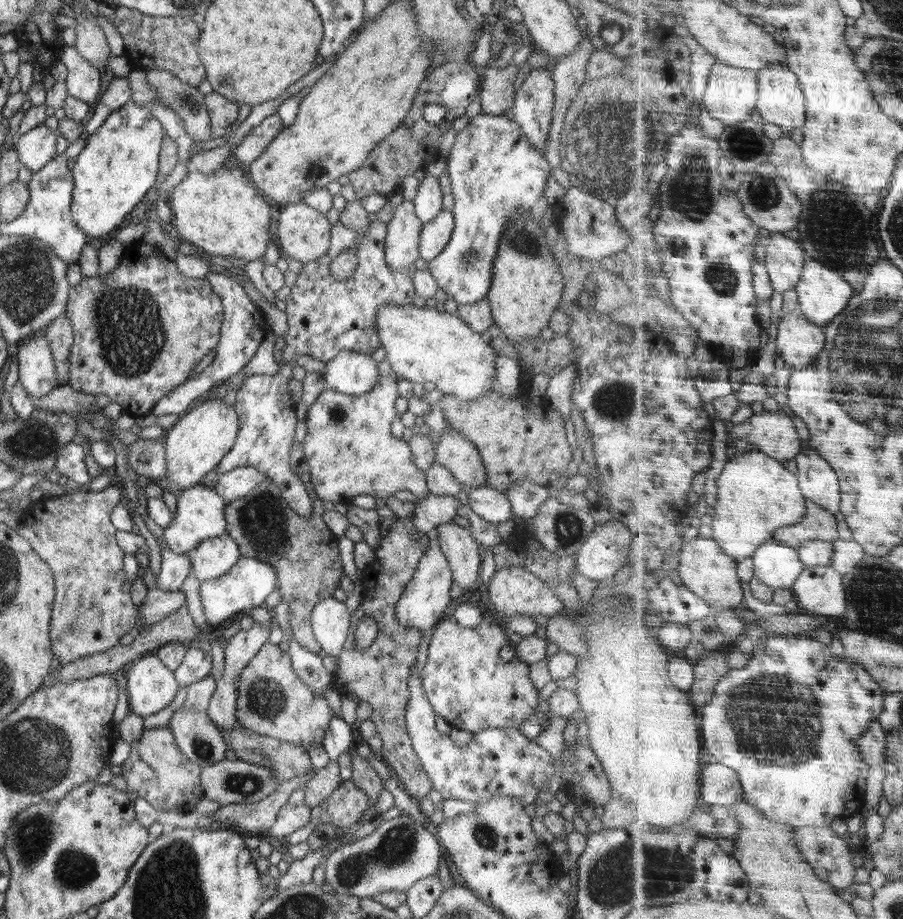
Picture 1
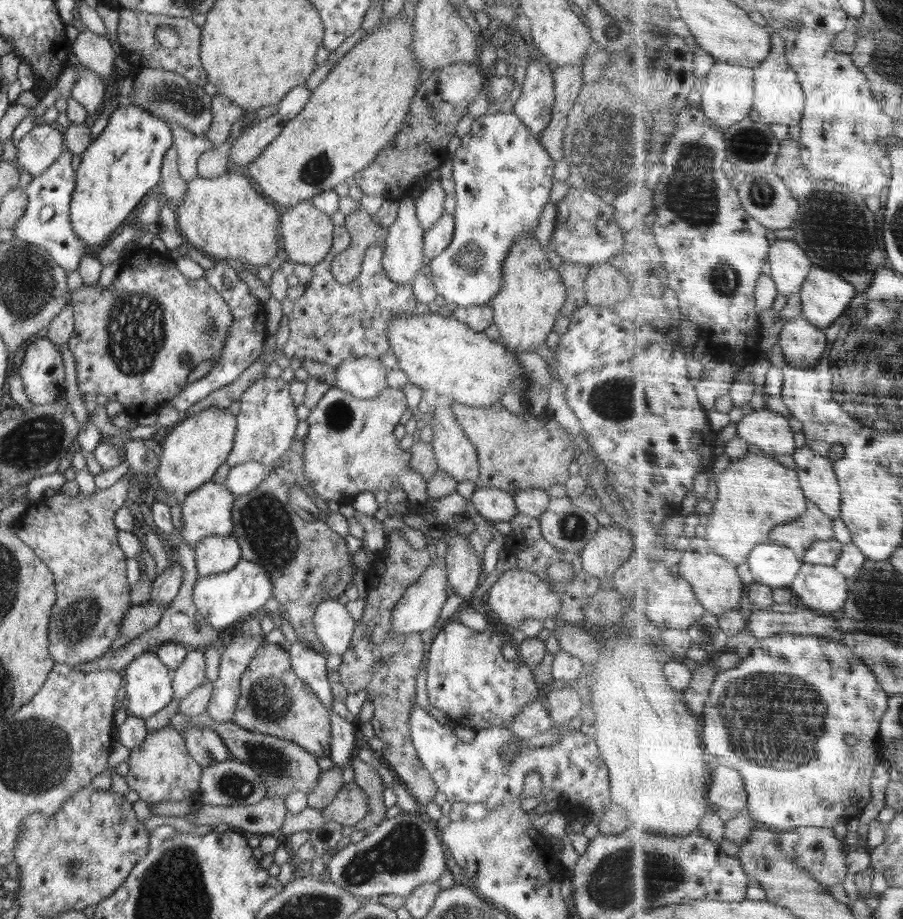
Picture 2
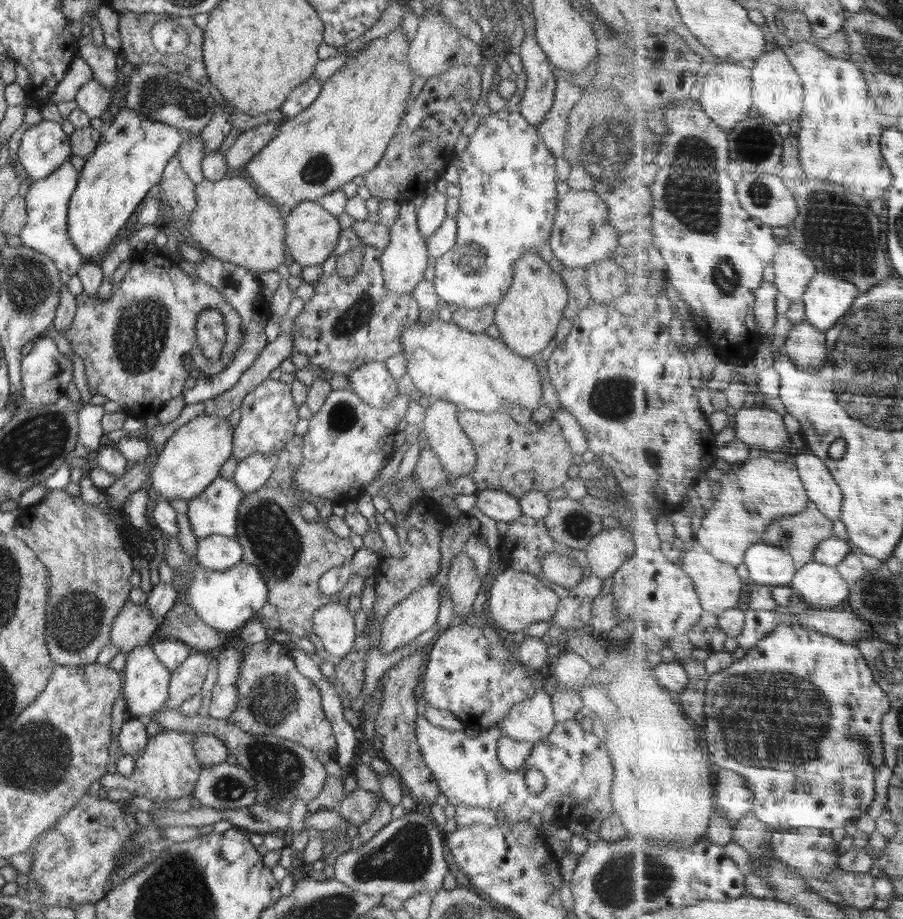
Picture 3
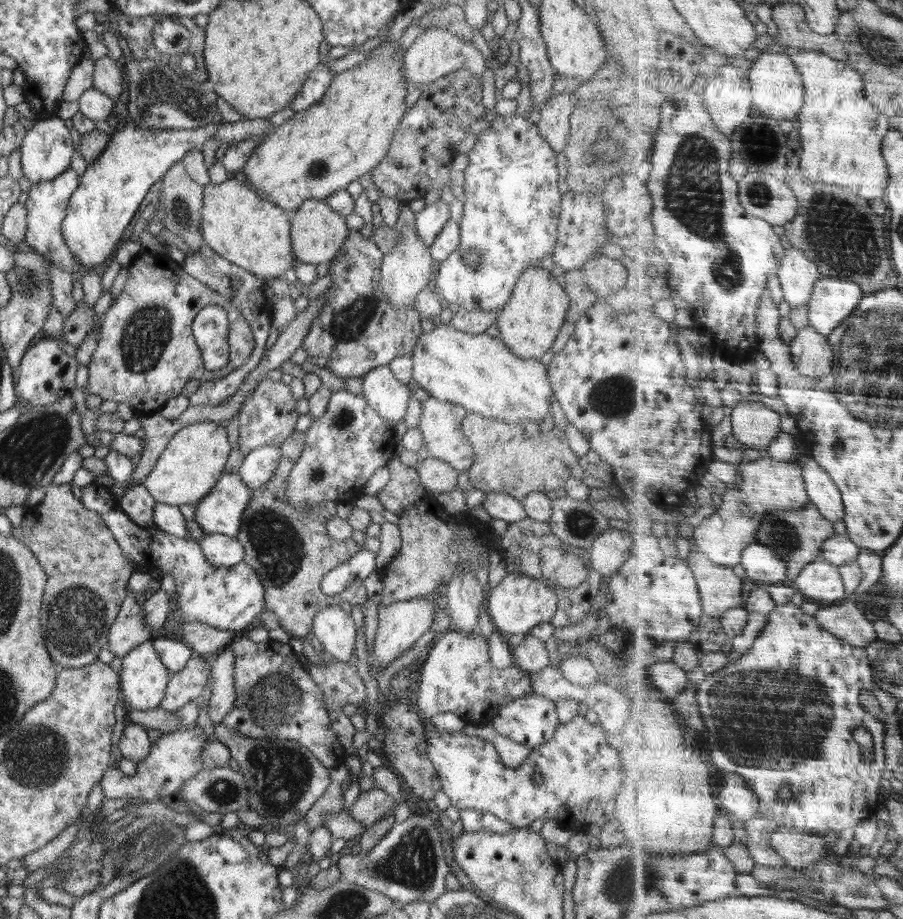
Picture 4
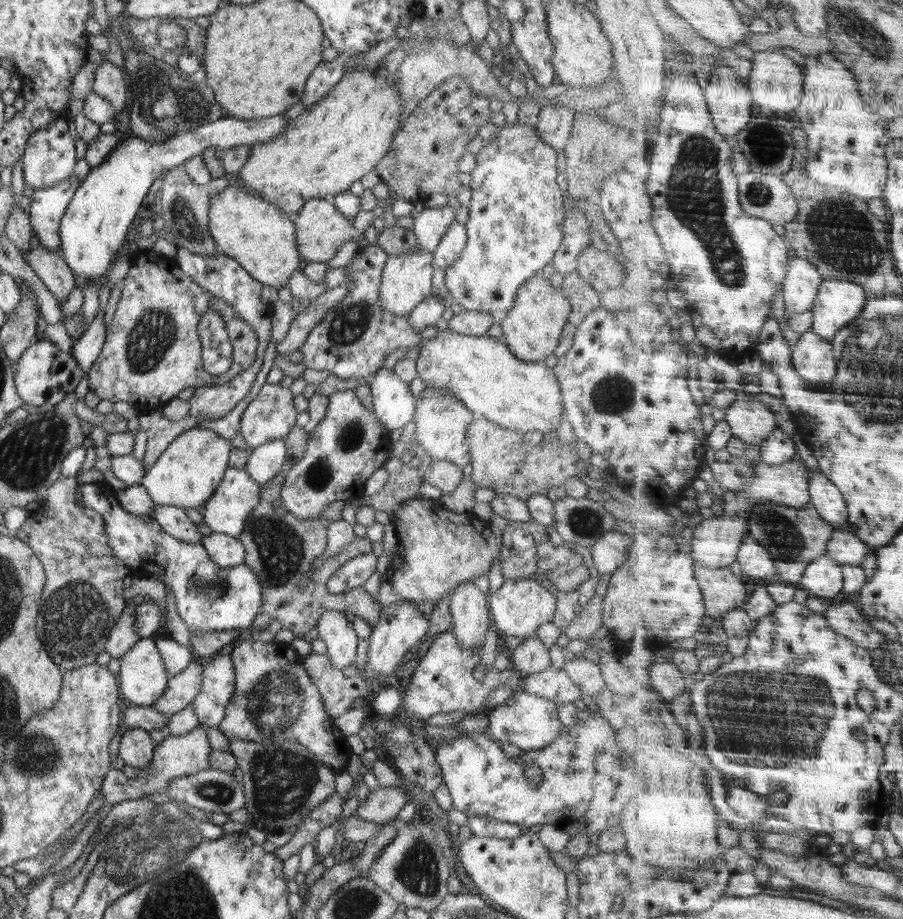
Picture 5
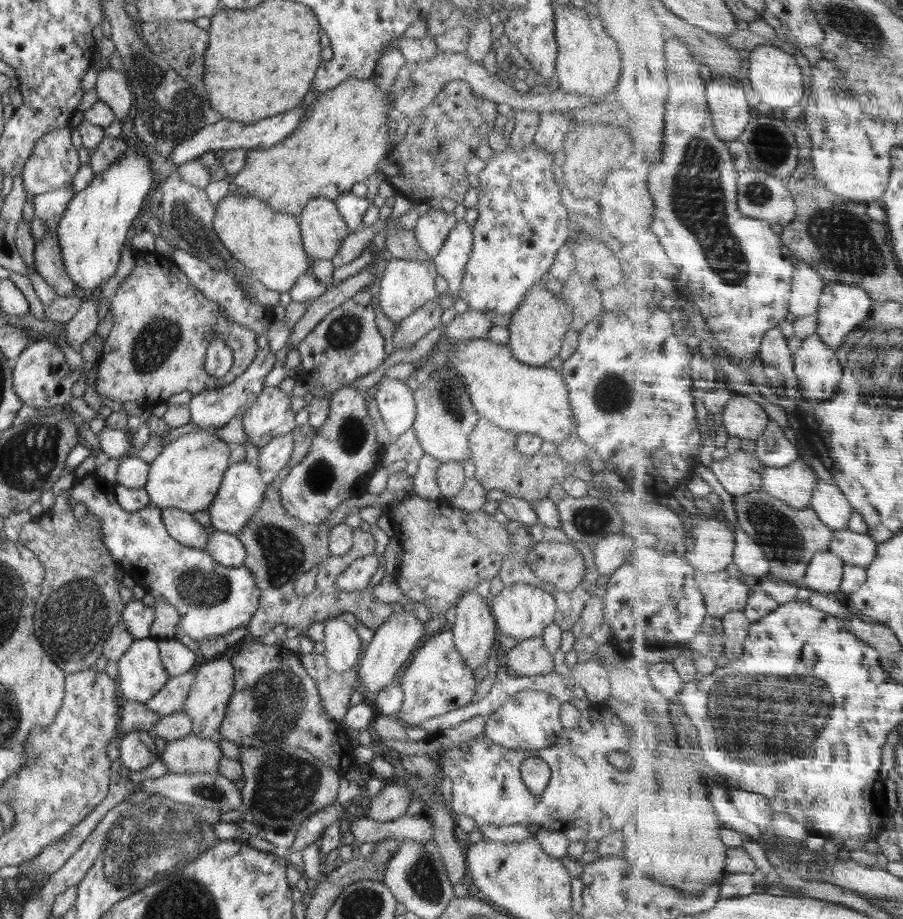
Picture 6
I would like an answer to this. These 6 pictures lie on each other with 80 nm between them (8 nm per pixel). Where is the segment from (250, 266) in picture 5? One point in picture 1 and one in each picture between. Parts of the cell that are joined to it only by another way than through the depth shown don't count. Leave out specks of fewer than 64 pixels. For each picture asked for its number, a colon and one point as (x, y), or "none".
1: (221, 213)
2: (224, 217)
3: (231, 222)
4: (238, 224)

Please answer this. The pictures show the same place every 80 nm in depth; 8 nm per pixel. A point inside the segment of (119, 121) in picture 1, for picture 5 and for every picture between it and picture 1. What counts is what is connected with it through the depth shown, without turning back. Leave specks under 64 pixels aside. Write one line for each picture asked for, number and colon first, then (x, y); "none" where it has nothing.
2: (120, 165)
3: (130, 157)
4: (112, 187)
5: (93, 230)

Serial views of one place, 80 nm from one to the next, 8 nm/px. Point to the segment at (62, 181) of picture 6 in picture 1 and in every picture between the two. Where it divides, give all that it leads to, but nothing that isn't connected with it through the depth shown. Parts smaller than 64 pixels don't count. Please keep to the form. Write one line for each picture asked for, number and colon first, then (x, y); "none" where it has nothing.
1: (36, 147)
2: (38, 148)
3: (45, 146)
4: (46, 149)
5: (49, 156)

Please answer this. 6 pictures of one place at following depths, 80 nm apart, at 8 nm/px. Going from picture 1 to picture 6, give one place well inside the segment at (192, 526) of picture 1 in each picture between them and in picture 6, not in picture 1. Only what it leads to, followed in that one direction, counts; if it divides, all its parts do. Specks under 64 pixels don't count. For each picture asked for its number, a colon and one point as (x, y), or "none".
2: (207, 511)
3: (214, 512)
4: (219, 513)
5: (226, 511)
6: (241, 492)

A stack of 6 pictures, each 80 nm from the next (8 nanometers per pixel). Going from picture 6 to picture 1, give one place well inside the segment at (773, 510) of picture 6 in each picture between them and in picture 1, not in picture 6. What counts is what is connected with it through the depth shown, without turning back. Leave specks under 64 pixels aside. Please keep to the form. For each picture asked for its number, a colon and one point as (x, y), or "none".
1: (819, 524)
2: (814, 525)
3: (800, 534)
4: (798, 537)
5: (795, 537)

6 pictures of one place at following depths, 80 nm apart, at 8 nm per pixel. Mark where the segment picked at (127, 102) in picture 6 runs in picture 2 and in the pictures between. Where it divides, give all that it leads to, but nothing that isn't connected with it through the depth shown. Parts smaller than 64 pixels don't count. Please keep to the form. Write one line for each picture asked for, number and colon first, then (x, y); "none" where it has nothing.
2: (94, 51)
3: (102, 61)
4: (108, 76)
5: (110, 82)

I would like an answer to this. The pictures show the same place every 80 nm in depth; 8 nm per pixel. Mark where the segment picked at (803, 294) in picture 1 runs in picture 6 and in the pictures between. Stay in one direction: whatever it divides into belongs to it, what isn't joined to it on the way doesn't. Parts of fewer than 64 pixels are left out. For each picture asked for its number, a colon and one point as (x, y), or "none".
2: (826, 297)
3: (829, 298)
4: (834, 300)
5: (840, 302)
6: (845, 307)

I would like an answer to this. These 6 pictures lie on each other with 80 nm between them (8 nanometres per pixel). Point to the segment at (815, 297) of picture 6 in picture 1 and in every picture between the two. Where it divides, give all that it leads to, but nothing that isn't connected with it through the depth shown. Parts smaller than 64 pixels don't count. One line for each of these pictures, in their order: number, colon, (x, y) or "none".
1: (785, 259)
2: (790, 266)
3: (794, 269)
4: (799, 275)
5: (803, 282)

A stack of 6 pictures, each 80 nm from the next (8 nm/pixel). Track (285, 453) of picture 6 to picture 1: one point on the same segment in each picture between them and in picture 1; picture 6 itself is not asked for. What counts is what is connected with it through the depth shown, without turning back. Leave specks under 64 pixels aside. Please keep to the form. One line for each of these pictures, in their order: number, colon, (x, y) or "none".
1: (237, 483)
2: (242, 479)
3: (251, 474)
4: (259, 465)
5: (265, 462)

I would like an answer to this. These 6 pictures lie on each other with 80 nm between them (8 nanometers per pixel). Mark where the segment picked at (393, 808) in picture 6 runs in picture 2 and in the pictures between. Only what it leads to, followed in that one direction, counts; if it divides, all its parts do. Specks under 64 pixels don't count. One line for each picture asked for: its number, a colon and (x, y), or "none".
2: (351, 804)
3: (356, 807)
4: (370, 806)
5: (382, 804)

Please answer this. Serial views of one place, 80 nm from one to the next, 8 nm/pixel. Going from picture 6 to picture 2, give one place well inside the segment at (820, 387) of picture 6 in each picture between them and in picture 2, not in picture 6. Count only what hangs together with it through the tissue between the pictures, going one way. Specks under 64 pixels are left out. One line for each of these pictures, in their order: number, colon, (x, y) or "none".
2: (803, 343)
3: (807, 345)
4: (812, 351)
5: (814, 356)

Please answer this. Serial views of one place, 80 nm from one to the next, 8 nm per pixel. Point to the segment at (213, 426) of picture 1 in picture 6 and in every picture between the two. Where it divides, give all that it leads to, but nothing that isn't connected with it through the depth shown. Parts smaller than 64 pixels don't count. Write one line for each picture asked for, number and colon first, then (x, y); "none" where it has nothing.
2: (193, 450)
3: (190, 461)
4: (191, 465)
5: (187, 473)
6: (187, 474)

